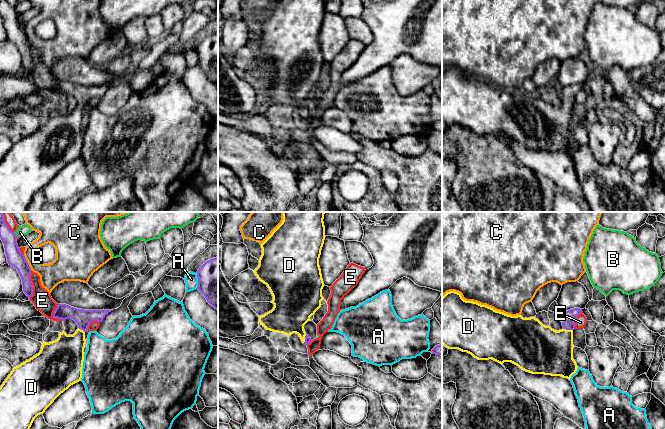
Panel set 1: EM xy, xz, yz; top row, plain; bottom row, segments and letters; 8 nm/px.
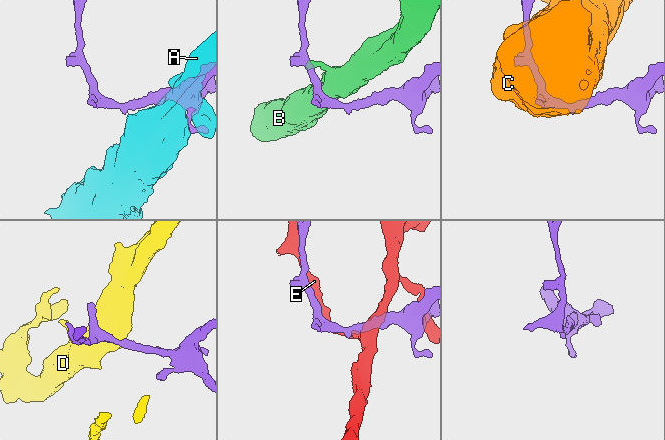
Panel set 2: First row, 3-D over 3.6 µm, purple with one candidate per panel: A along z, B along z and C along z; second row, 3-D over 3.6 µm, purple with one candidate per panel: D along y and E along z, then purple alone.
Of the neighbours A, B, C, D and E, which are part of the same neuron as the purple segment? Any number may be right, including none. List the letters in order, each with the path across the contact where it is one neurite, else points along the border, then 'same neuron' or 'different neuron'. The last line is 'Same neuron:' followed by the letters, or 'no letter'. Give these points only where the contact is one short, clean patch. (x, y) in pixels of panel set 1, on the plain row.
A: different neuron
B: along xy (13, 8), (17, 12) | different neuron
C: different neuron
D: across yz (569, 93), (568, 105), (546, 127) | same neuron
E: different neuron
Same neuron: D

